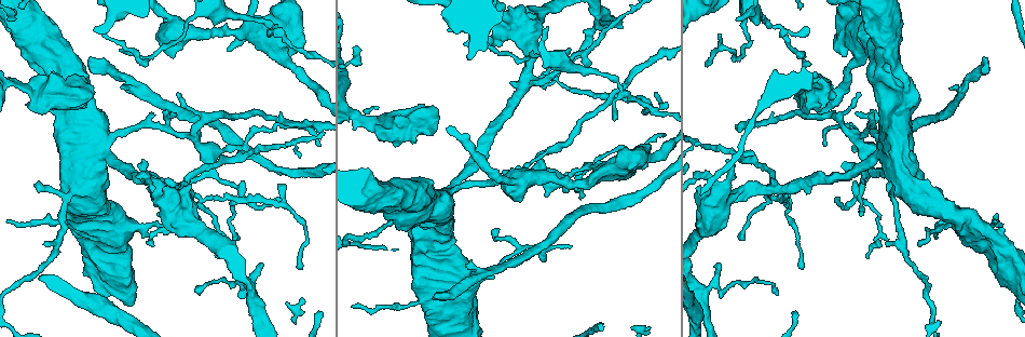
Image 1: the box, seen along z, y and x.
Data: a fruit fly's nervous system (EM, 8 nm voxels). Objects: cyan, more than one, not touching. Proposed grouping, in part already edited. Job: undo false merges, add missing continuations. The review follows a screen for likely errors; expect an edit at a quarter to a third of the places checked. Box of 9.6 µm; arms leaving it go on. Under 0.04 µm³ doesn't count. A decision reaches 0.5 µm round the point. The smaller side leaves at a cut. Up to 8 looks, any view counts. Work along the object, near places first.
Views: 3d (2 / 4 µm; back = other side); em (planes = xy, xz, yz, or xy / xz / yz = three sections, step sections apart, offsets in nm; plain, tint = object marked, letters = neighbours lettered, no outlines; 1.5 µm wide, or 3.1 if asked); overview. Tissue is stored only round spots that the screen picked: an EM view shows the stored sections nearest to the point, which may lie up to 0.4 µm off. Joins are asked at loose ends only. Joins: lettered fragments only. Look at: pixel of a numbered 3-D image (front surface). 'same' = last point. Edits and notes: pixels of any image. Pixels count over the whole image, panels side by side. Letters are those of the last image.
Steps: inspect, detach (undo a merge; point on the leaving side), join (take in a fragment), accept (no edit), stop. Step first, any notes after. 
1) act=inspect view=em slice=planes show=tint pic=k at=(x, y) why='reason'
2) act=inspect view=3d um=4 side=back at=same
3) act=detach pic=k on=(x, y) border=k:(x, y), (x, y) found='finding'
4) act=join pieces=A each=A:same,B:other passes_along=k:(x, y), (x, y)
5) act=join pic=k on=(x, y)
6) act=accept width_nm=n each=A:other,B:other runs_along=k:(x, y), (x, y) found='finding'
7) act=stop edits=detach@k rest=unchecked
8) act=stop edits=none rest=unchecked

act=inspect view=em slice=yz step=4 show=tint pic=1 at=(549, 177) why='thick turns thin'

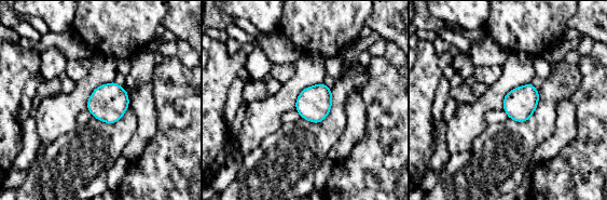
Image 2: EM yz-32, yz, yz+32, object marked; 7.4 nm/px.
act=inspect view=em slice=yz step=4 show=letters at=same

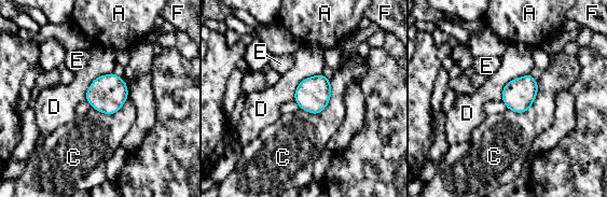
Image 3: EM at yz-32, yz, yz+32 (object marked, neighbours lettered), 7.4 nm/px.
act=accept width_nm=240 each=A:other,C:other,D:other,E:other,F:other found='one cell here'

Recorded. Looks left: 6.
act=inspect view=em slice=planes show=letters pic=1 at=(88, 57) why='free end'

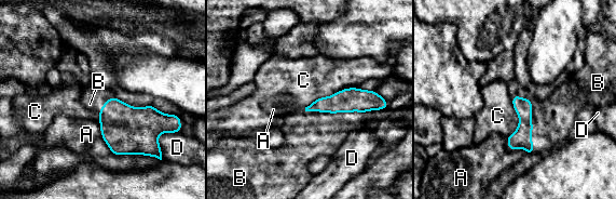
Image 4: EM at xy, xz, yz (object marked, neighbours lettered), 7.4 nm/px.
act=join pieces=B each=A:other,B:same,C:other,D:other passes_along=4:(350, 100), (327, 111), (308, 136) found='the cell continues'

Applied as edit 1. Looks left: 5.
act=stop edits=join@4 rest=unchecked

